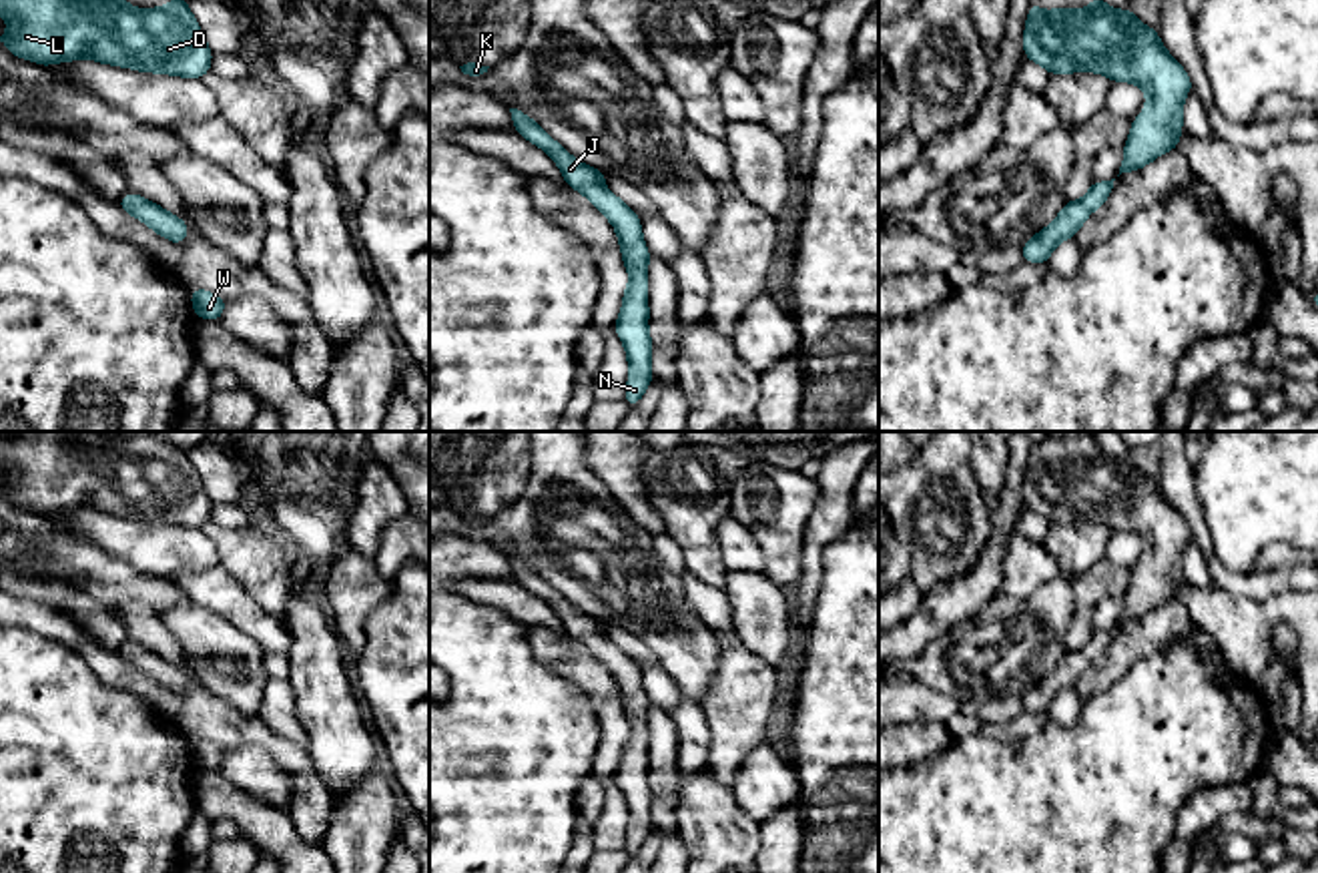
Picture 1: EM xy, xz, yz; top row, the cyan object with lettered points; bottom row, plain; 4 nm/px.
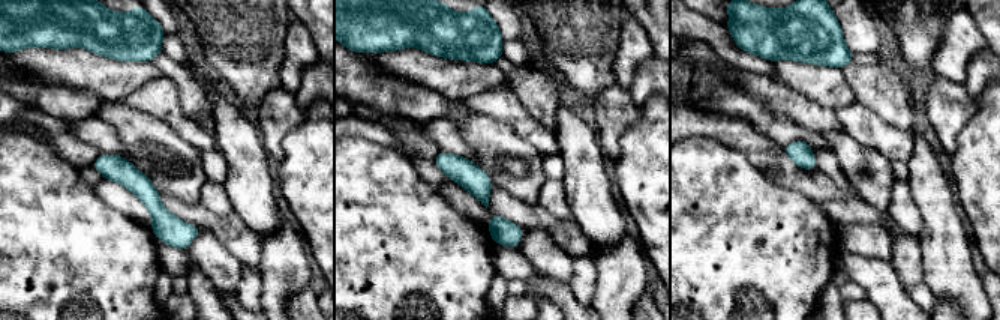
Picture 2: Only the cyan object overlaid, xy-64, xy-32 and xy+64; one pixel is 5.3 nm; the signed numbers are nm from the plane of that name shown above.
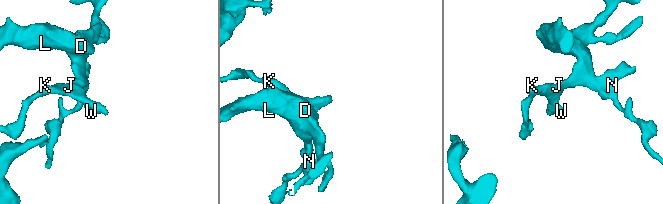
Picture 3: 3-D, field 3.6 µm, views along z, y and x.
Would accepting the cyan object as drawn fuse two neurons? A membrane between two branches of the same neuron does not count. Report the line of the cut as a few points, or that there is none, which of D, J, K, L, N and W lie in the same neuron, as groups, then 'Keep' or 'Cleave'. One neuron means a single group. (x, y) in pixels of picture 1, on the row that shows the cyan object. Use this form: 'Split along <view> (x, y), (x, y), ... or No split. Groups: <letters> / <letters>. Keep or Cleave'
No split. Groups: D J K L N W. Keep

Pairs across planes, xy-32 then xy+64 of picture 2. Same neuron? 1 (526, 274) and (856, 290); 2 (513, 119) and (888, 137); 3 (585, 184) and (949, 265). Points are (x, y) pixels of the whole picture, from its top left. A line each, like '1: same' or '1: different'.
1: different
2: same
3: same

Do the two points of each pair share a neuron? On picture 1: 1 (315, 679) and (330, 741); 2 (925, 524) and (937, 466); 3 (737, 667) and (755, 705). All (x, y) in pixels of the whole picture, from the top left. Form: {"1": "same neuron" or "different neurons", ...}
{"1": "same neuron", "2": "same neuron", "3": "same neuron"}

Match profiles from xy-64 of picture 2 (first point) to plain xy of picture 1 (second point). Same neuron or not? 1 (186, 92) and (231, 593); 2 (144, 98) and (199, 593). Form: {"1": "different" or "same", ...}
{"1": "different", "2": "same"}

